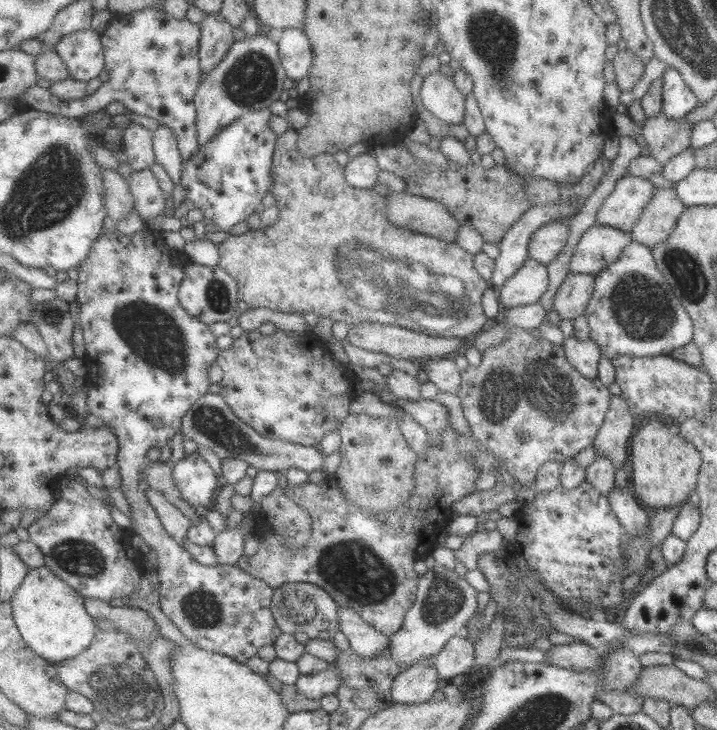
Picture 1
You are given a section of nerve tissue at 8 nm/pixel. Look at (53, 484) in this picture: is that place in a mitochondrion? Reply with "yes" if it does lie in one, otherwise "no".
no

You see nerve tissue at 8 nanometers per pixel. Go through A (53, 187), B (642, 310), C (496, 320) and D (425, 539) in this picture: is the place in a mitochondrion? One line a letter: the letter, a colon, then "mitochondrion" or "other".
A: mitochondrion
B: mitochondrion
C: other
D: other

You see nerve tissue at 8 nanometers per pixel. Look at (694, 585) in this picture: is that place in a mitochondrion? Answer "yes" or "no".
no

